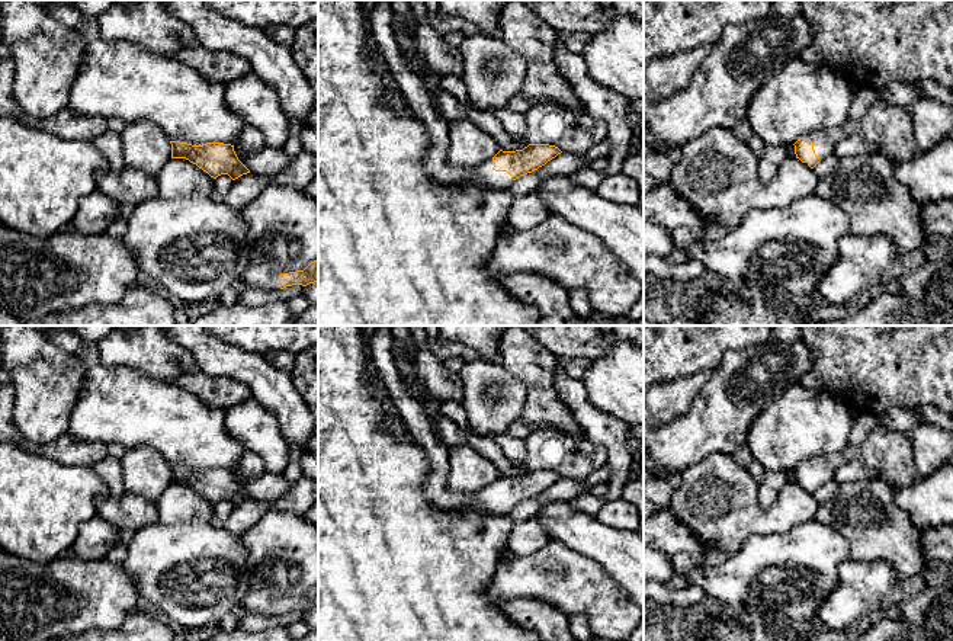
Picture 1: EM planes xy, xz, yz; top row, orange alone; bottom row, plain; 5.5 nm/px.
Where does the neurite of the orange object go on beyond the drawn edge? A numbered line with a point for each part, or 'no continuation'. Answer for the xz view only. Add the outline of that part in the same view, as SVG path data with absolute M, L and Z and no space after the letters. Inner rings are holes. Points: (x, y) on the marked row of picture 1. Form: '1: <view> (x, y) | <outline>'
1: xz (491, 180) | M492 158L474 167L476 176L482 183L482 189L487 189L487 190L508 189L514 183L511 176L507 172L495 172L492 167L494 167Z

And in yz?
1: yz (824, 141) | M848 118L848 121L840 128L811 131L803 134L800 138L808 138L809 141L812 141L815 154L819 157L819 160L824 160L830 154L834 154L838 141L853 134L857 134L857 131L859 122L853 118Z

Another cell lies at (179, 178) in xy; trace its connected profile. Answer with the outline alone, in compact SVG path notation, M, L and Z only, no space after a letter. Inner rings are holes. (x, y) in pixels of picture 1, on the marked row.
M170 158L155 176L158 196L176 199L189 195L211 196L215 179L186 158Z

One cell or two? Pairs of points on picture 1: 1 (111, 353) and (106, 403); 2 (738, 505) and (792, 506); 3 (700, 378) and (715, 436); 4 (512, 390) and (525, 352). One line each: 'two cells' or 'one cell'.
1: two cells
2: one cell
3: two cells
4: two cells

